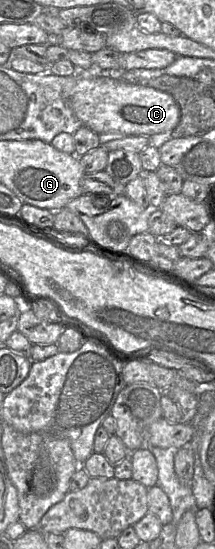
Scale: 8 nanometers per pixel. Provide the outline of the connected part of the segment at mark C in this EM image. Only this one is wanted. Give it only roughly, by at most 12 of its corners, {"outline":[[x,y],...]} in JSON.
{"outline":[[111,77],[71,91],[96,132],[167,137],[180,108],[168,93]]}

